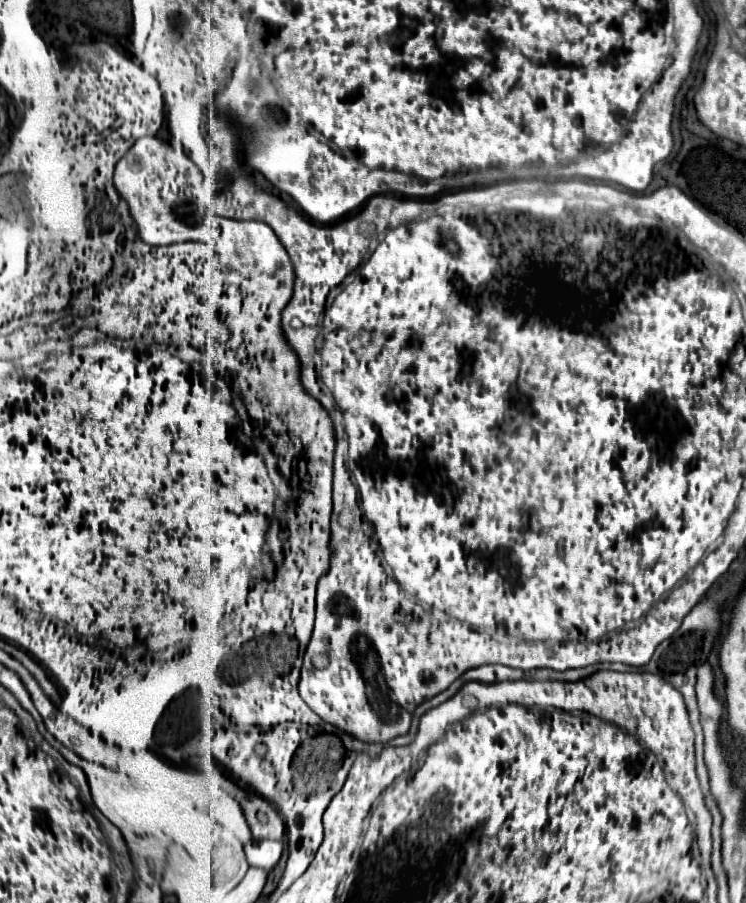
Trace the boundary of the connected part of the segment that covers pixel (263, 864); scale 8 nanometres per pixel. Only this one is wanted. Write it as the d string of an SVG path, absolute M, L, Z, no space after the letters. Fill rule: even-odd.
M249 841L245 845L247 863L251 867L261 867L265 871L271 871L277 865L281 853L283 853L281 841Z

